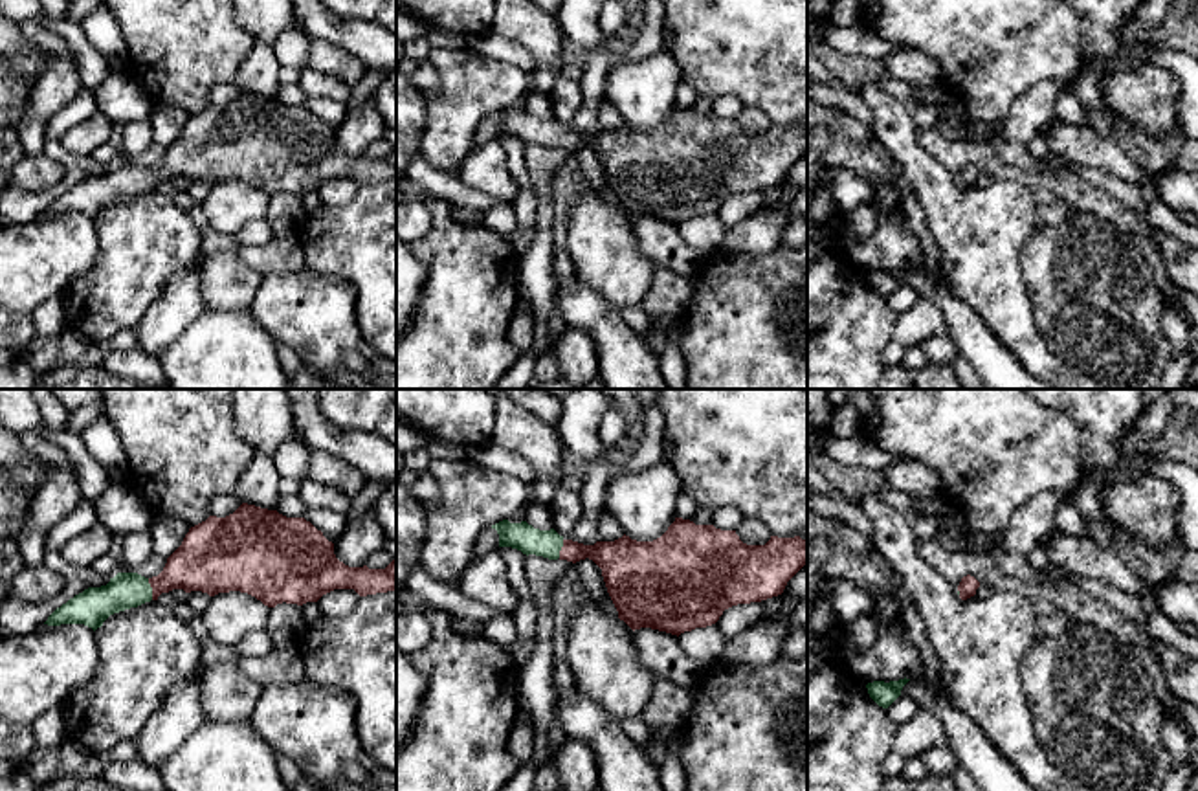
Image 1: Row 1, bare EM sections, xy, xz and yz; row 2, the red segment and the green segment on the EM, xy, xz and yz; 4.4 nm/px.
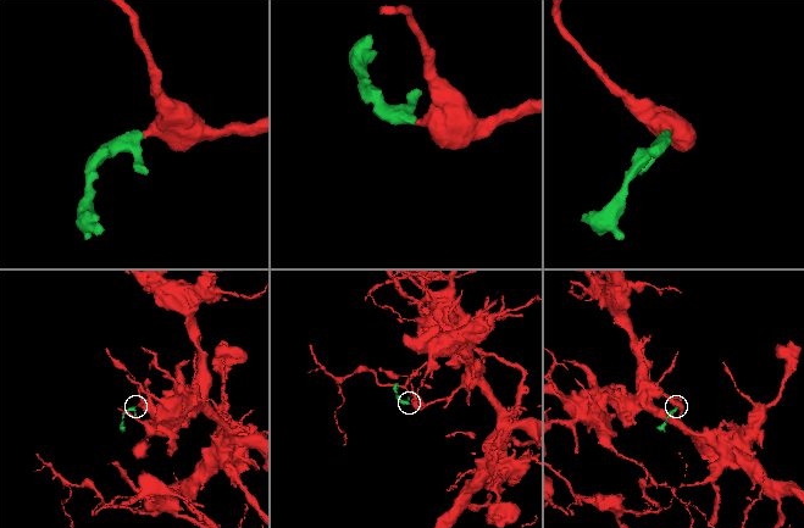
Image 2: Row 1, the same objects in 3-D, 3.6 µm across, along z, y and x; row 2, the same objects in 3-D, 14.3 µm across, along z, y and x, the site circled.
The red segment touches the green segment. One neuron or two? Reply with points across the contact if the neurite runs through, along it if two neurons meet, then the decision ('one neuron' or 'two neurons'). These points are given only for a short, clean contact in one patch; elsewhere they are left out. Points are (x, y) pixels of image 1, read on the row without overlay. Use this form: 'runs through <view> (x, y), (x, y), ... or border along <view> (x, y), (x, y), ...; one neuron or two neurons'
runs through xy (202, 151), (153, 178), (127, 178); one neuron

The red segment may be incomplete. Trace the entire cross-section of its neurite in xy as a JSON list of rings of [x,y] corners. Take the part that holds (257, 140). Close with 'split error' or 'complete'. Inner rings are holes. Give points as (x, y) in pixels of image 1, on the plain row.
[[[242,92],[226,106],[209,105],[191,116],[158,165],[117,162],[106,174],[88,176],[70,187],[44,213],[84,213],[95,220],[110,204],[158,189],[161,182],[172,178],[202,180],[209,185],[240,180],[268,196],[283,191],[303,195],[317,191],[334,178],[354,178],[360,185],[396,180],[396,149],[385,158],[349,156],[336,147],[334,132],[305,106],[286,106],[277,99]]] | split error

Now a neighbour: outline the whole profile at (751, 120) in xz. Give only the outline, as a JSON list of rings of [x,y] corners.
[[[743,106],[736,117],[736,123],[747,134],[765,134],[772,125],[769,116],[754,106]]]

